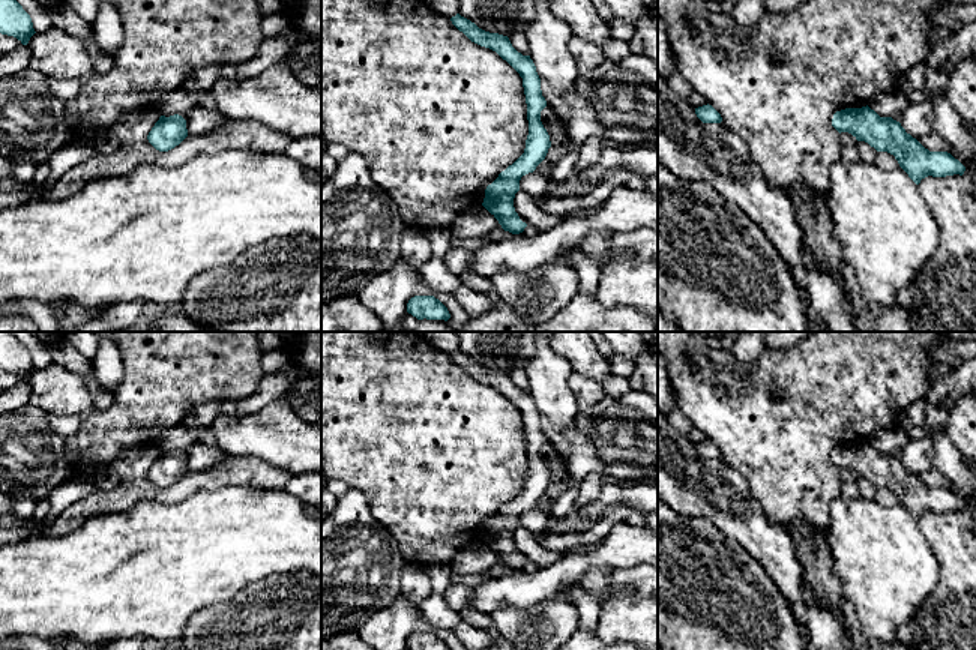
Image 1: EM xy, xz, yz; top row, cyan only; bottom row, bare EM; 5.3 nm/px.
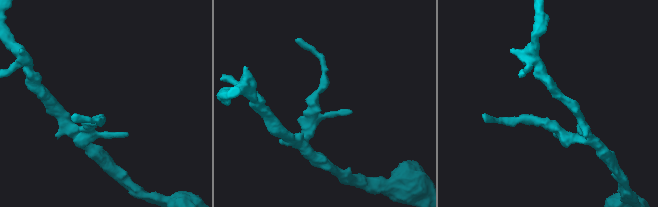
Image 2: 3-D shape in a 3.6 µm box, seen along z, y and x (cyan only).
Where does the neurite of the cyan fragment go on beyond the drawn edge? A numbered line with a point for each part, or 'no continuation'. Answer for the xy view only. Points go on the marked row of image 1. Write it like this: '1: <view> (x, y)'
no continuation

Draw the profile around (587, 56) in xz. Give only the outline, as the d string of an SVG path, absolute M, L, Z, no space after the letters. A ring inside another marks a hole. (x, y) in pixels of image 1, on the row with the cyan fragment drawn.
M572 36L569 41L569 51L578 66L578 72L586 75L589 71L598 68L604 60L604 51L601 47Z

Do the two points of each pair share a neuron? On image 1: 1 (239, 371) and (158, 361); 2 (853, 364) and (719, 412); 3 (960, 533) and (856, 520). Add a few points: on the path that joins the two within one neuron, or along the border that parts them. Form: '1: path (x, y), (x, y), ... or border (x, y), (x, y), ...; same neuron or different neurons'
1: path (219, 361), (177, 361); same neuron
2: path (820, 394), (804, 400), (789, 412), (753, 412); same neuron
3: border (916, 521), (927, 544), (937, 557); different neurons

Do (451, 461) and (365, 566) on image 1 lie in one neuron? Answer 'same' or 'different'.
different

